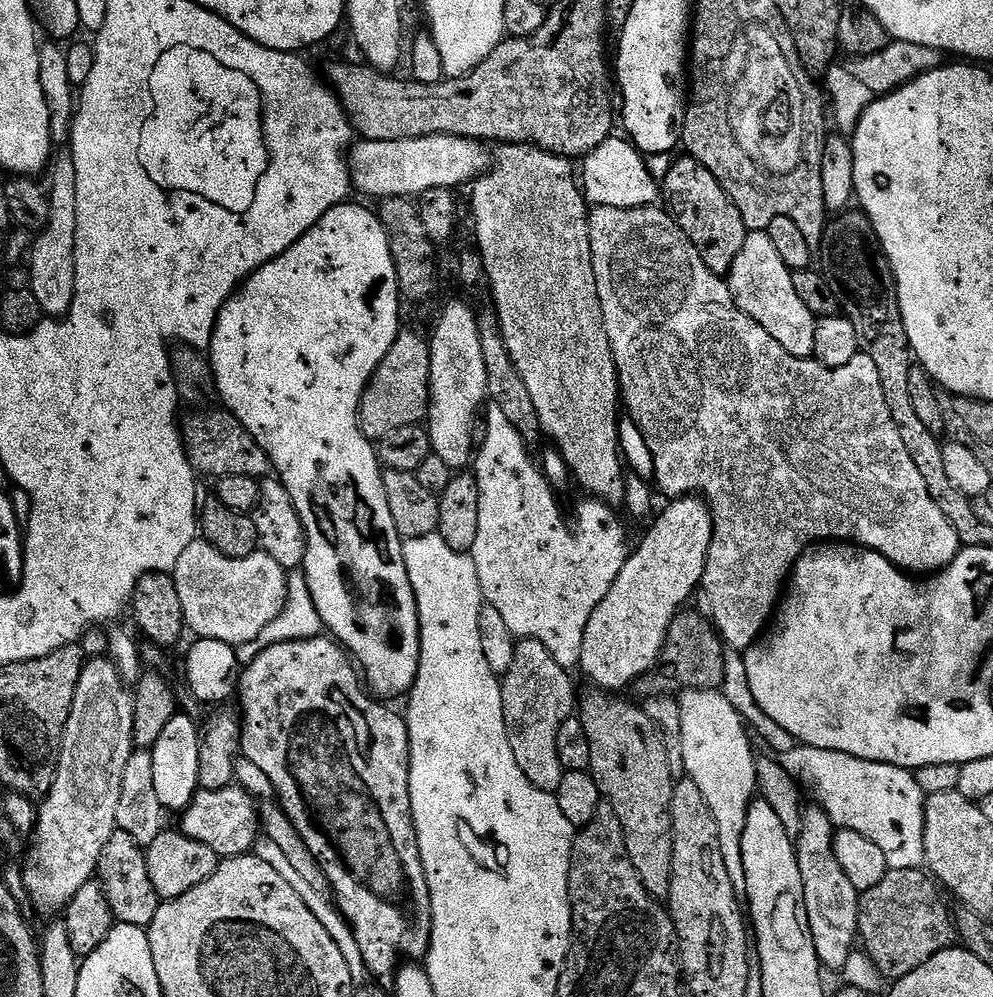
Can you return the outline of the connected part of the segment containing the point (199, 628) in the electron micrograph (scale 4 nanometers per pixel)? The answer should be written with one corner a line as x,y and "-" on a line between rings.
197,538
182,550
182,558
178,558
175,568
170,573
172,580
178,586
178,599
182,601
182,614
187,631
197,632
197,637
206,640
226,642
239,646
258,638
274,618
283,610
288,597
288,573
270,554
258,550
246,558
230,558
219,552
216,547
203,538

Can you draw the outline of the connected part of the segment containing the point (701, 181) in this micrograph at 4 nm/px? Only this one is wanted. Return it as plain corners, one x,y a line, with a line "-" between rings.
681,156
681,160
680,157
673,159
670,172
662,181
663,203
686,238
694,242
694,250
702,254
702,262
710,266
714,275
727,277
734,258
738,258
738,250
742,250
742,242
746,242
748,227
742,222
742,214
738,214
738,206
734,206
726,190
722,190
718,178
714,178
714,174
694,157

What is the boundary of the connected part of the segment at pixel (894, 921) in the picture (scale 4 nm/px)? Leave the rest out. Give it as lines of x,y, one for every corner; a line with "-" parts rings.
911,868
888,871
878,886
870,886
870,890
862,893
858,940
885,981
906,978
922,962
930,962
934,954
953,947
957,939
954,916
950,908
948,912
939,891
937,881
927,871

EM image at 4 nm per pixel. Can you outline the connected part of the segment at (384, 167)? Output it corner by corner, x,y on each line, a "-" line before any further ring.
427,136
426,138
406,138
402,142
374,142
360,140
353,143
347,158
348,171
352,173
352,183
355,191
365,192
368,196
377,196
377,201
383,202
403,196
418,198
426,190
435,188
459,189
459,184
471,185
476,177
485,175
490,164
489,153
484,153
485,145
464,136

